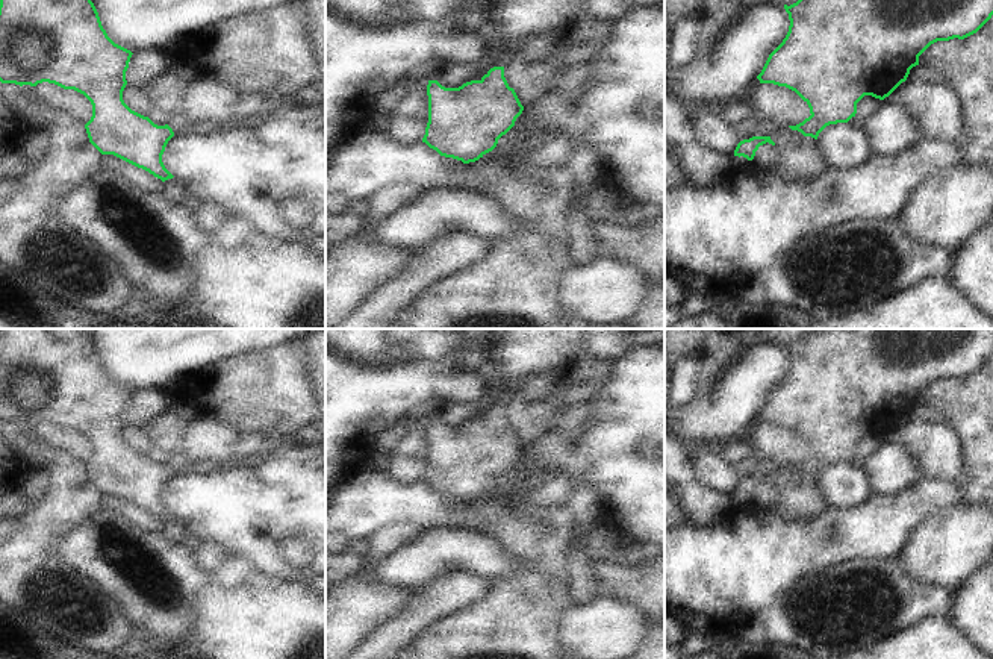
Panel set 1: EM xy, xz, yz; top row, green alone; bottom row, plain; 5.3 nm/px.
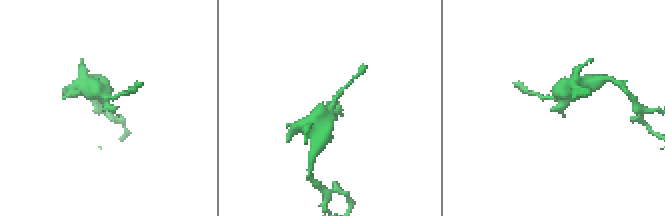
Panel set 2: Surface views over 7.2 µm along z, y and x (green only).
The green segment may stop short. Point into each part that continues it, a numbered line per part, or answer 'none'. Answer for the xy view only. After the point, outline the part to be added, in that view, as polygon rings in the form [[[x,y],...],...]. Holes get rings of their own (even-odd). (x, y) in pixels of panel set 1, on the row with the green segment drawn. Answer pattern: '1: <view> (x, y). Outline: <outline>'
none.

